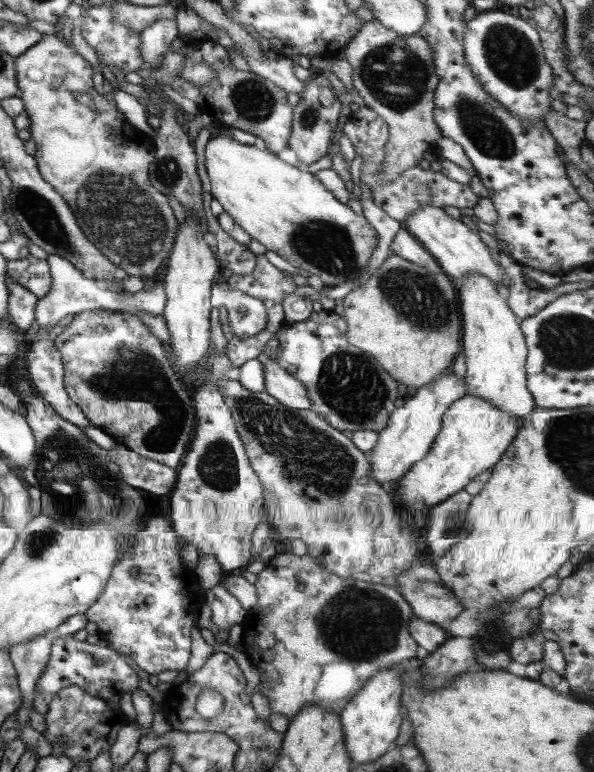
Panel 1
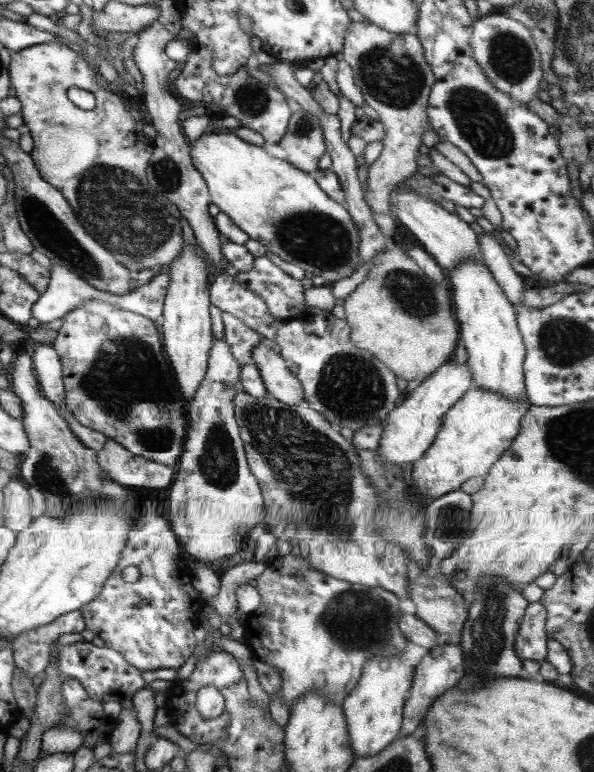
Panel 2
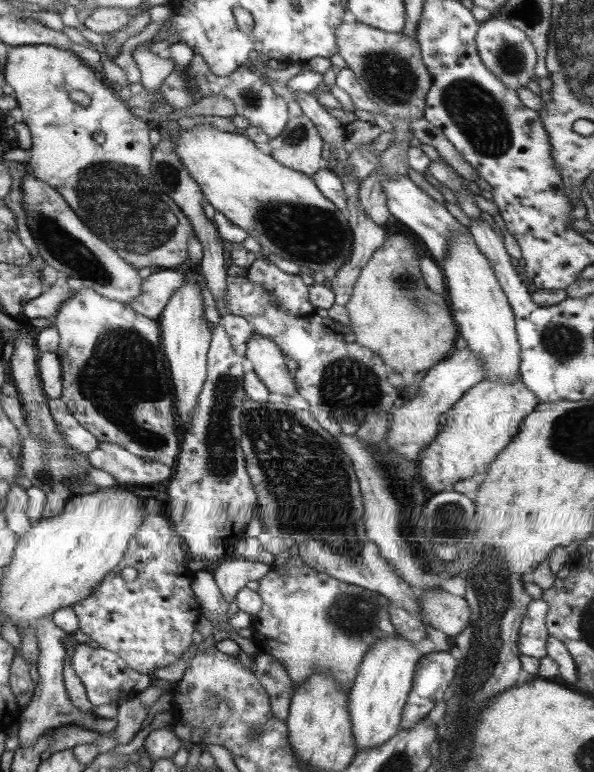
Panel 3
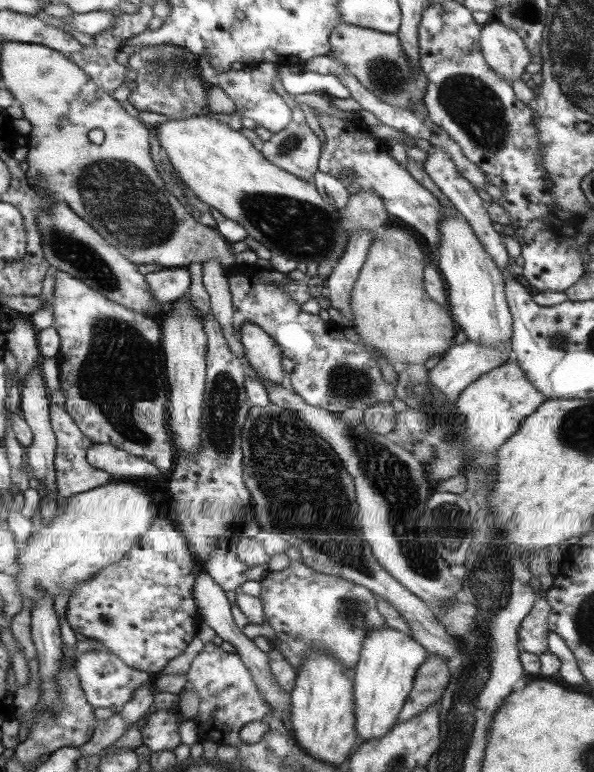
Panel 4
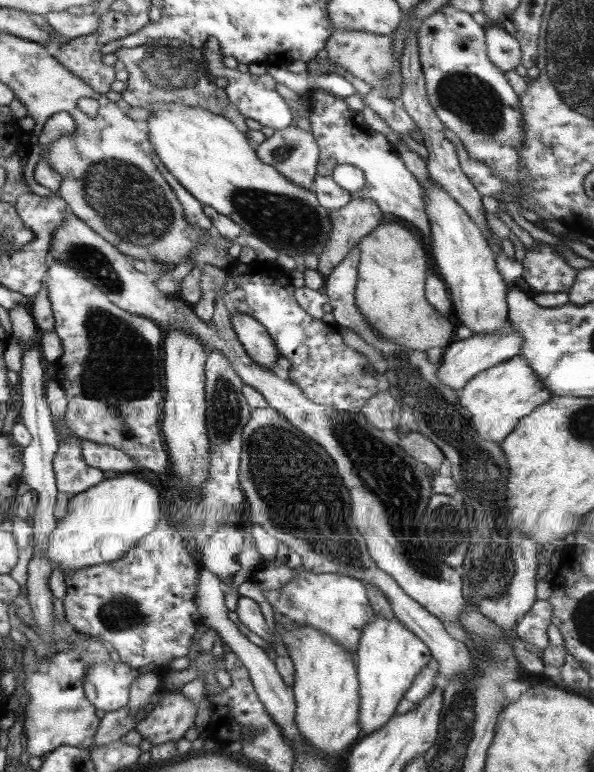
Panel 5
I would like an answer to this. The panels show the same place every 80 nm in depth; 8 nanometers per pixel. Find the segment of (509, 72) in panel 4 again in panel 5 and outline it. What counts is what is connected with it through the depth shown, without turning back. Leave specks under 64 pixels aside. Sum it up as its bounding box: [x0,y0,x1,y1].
[485,24,522,72]

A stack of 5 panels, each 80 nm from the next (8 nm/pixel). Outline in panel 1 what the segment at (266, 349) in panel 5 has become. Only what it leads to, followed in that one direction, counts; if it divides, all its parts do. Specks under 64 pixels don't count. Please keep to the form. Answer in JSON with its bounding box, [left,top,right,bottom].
[260,352,312,409]

